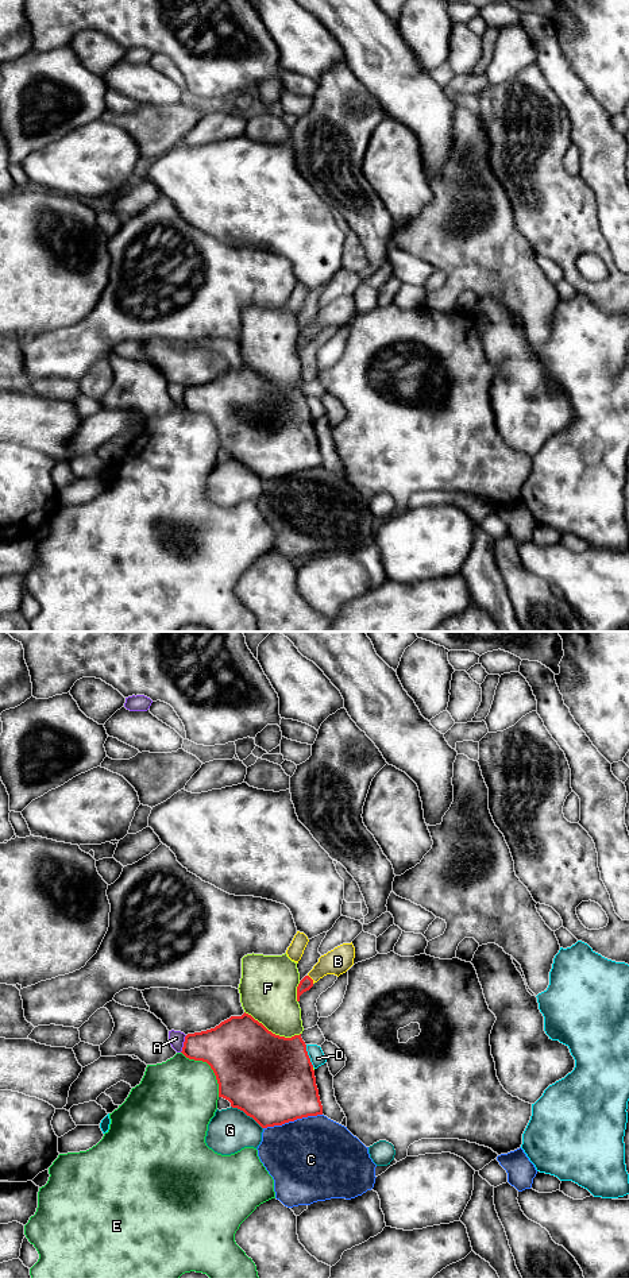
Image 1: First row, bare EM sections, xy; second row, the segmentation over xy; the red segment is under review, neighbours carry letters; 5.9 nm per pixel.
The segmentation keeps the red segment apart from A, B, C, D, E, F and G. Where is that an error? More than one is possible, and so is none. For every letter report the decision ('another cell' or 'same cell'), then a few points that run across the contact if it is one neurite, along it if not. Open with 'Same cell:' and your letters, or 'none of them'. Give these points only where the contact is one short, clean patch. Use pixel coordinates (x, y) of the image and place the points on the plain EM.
Same cell: B
A: another cell
B: same cell; line xy (307, 335), (311, 331), (327, 316), (338, 313)
C: another cell
D: another cell
E: another cell
F: another cell
G: another cell

